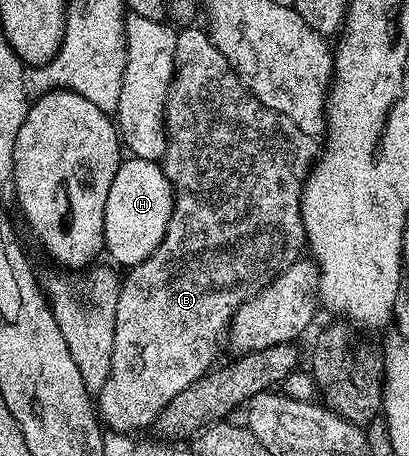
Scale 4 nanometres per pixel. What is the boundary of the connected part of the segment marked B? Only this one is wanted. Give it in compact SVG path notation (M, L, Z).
M183 26L178 29L175 37L175 76L171 80L171 90L167 97L167 111L165 123L167 125L167 153L163 155L163 173L169 178L172 188L175 190L175 205L169 226L165 230L165 238L159 249L145 262L141 262L136 268L130 269L122 277L119 297L117 298L117 314L115 315L115 333L113 334L113 358L109 378L105 386L97 392L97 412L102 423L112 432L125 432L135 434L138 428L150 429L155 419L185 390L185 386L193 386L202 376L212 371L216 363L215 355L219 352L219 343L224 343L228 335L231 322L236 312L251 296L256 296L262 288L268 287L275 277L281 275L285 269L294 264L304 255L307 235L301 218L301 194L303 193L303 181L307 173L311 171L312 164L317 159L317 144L301 126L293 126L285 114L269 110L257 97L239 81L238 74L233 66L217 50L217 46L211 41L202 27Z

